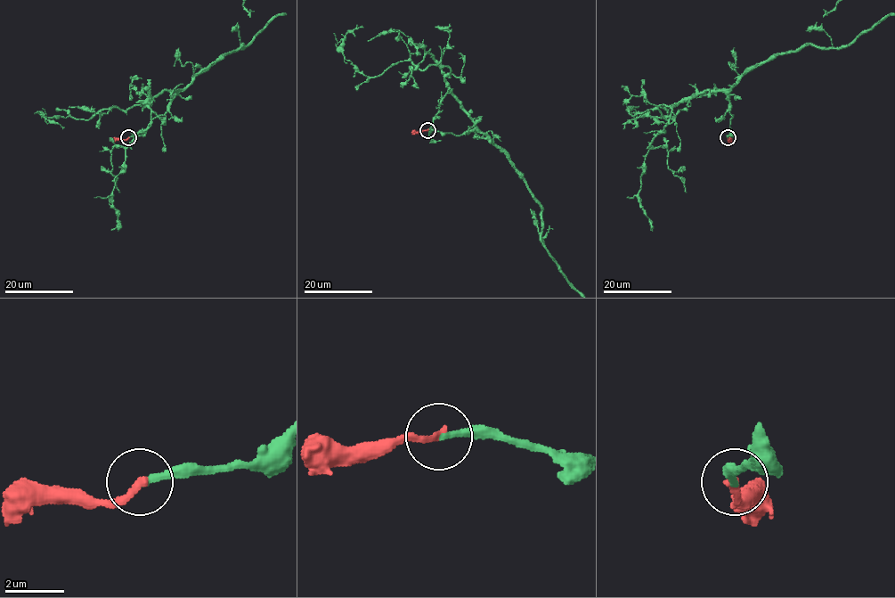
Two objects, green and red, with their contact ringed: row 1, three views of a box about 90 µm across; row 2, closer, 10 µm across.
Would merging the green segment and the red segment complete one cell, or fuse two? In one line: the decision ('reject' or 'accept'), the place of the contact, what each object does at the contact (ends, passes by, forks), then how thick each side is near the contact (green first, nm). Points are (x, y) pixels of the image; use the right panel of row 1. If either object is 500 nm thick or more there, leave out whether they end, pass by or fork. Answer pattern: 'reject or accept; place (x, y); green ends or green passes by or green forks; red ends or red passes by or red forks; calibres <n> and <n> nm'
reject; place (728, 137); green ends; red ends; calibres 220 and 240 nm

